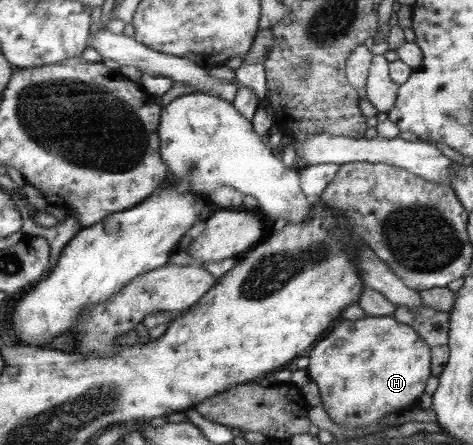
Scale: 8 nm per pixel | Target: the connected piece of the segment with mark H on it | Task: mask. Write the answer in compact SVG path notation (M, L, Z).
M365 316L357 321L343 320L331 333L327 333L327 337L323 337L310 349L307 357L309 364L305 372L318 387L321 407L331 421L344 428L379 423L390 413L399 414L415 407L415 399L423 393L425 381L430 376L430 347L411 326L392 316Z

